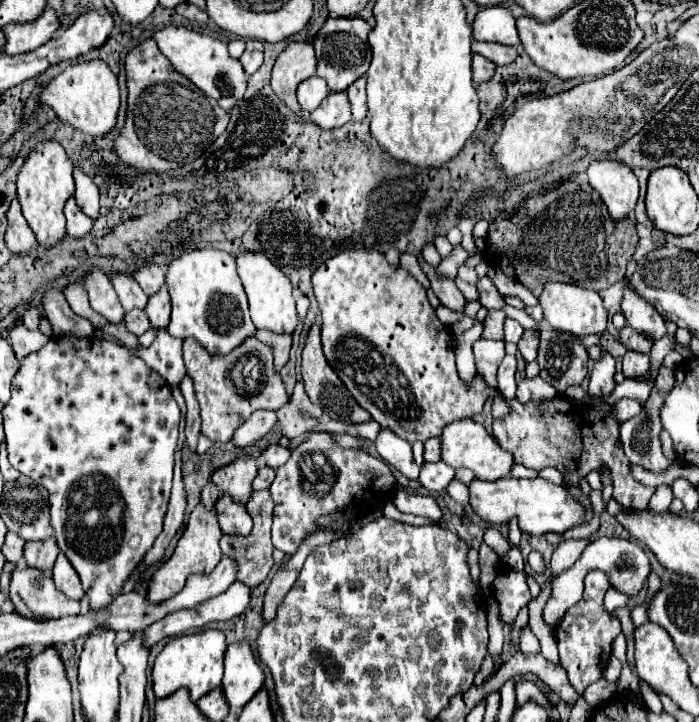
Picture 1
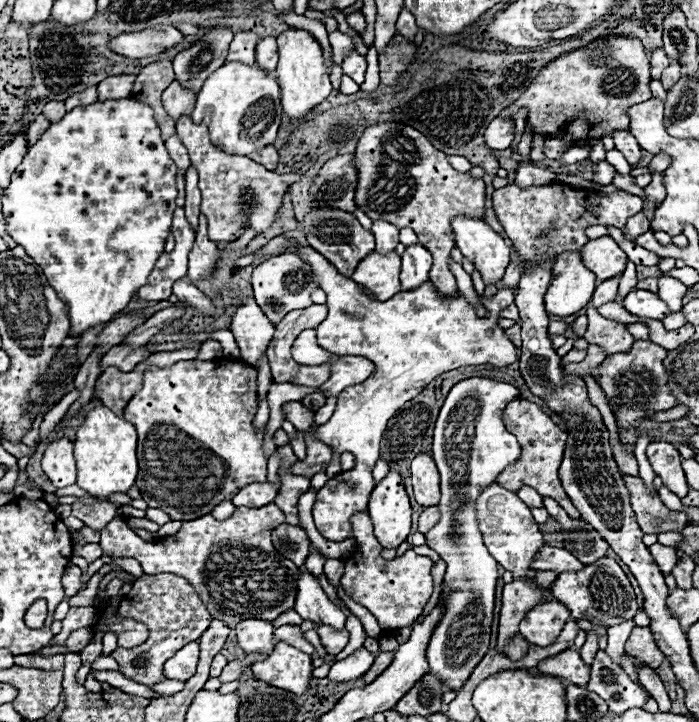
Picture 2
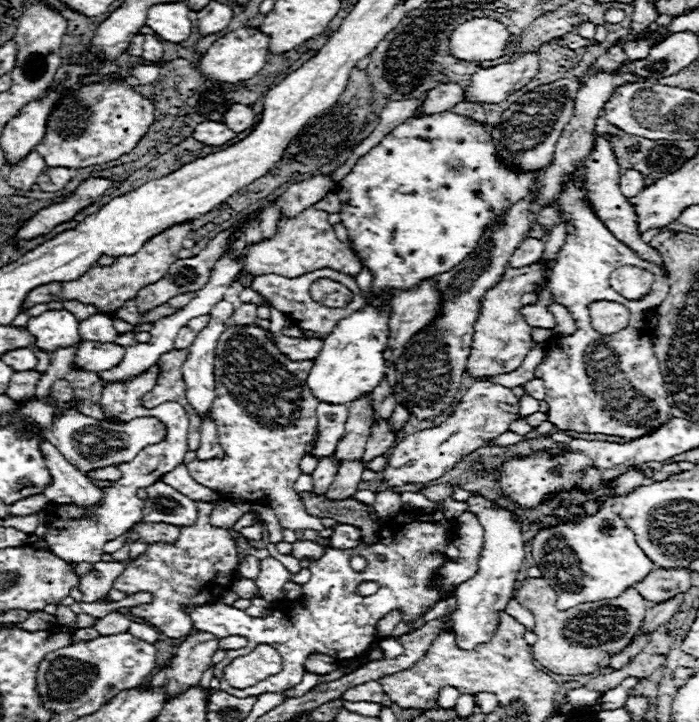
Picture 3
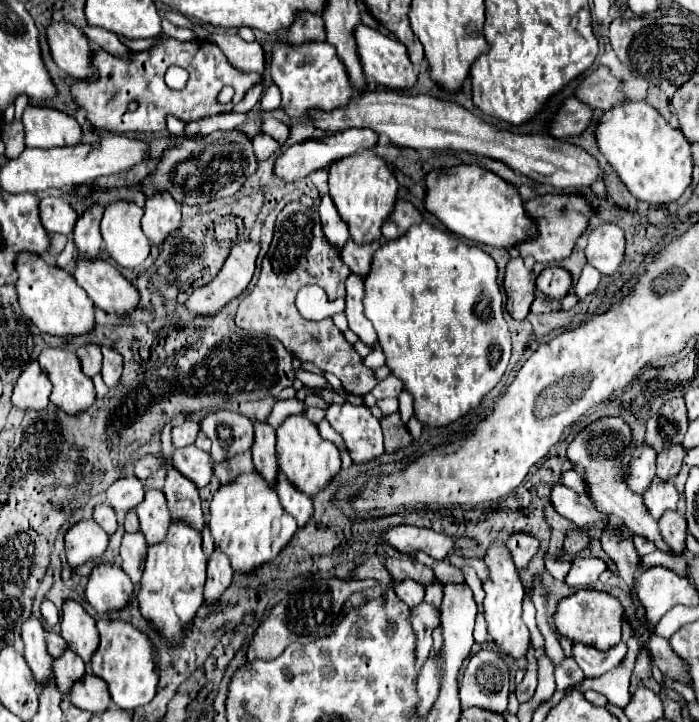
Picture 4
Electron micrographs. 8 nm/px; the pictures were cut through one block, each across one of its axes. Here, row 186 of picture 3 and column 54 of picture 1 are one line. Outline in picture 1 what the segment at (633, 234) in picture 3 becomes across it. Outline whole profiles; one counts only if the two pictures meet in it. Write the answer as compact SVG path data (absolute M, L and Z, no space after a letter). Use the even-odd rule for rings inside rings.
M36 568L12 572L10 598L18 614L36 620L50 620L80 614L80 602L70 600L56 590L52 578Z

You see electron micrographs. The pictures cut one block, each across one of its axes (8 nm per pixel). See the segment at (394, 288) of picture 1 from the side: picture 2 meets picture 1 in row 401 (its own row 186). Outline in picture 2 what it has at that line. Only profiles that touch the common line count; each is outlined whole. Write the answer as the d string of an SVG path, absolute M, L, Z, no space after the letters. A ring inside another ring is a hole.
M378 122L374 126L368 126L358 140L358 146L354 152L354 168L358 174L358 186L356 186L356 198L354 198L356 206L372 220L384 220L384 222L394 224L396 228L412 228L418 234L418 242L424 248L428 248L430 254L434 256L434 272L430 272L430 282L436 286L438 294L458 296L456 278L448 264L450 250L454 248L452 218L466 216L466 218L484 220L486 184L478 178L472 178L468 172L464 174L456 172L448 164L448 156L436 150L424 134L400 122Z

